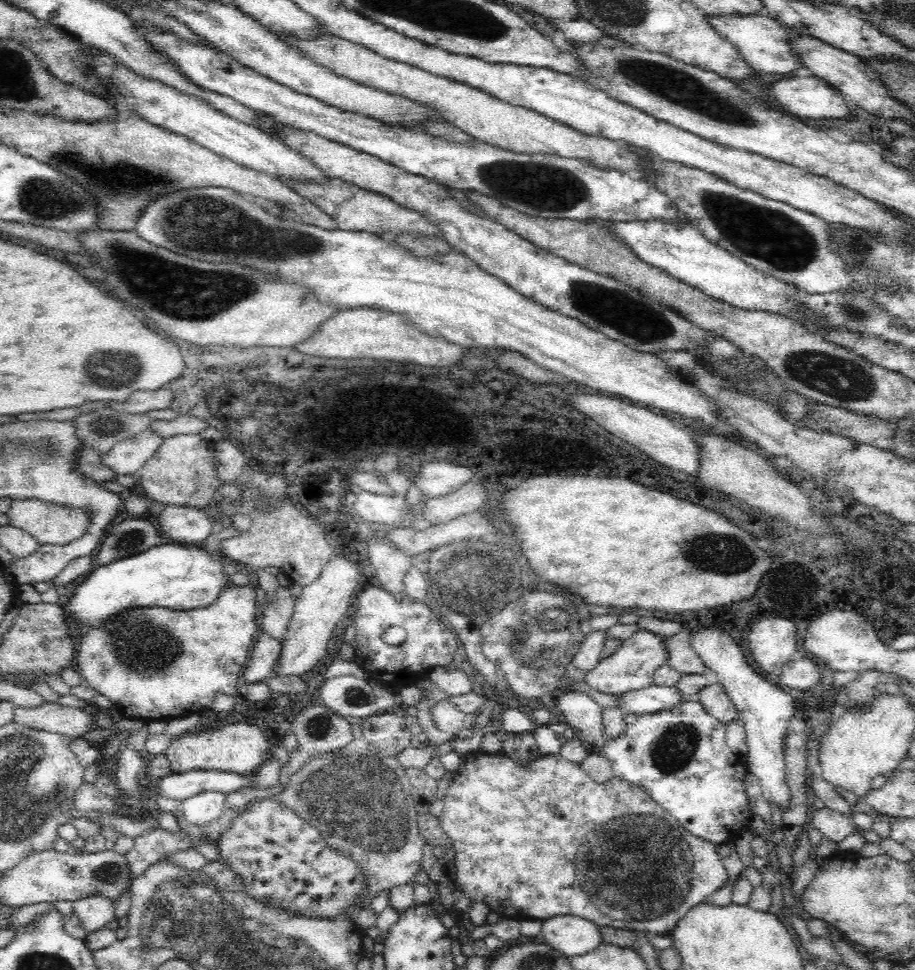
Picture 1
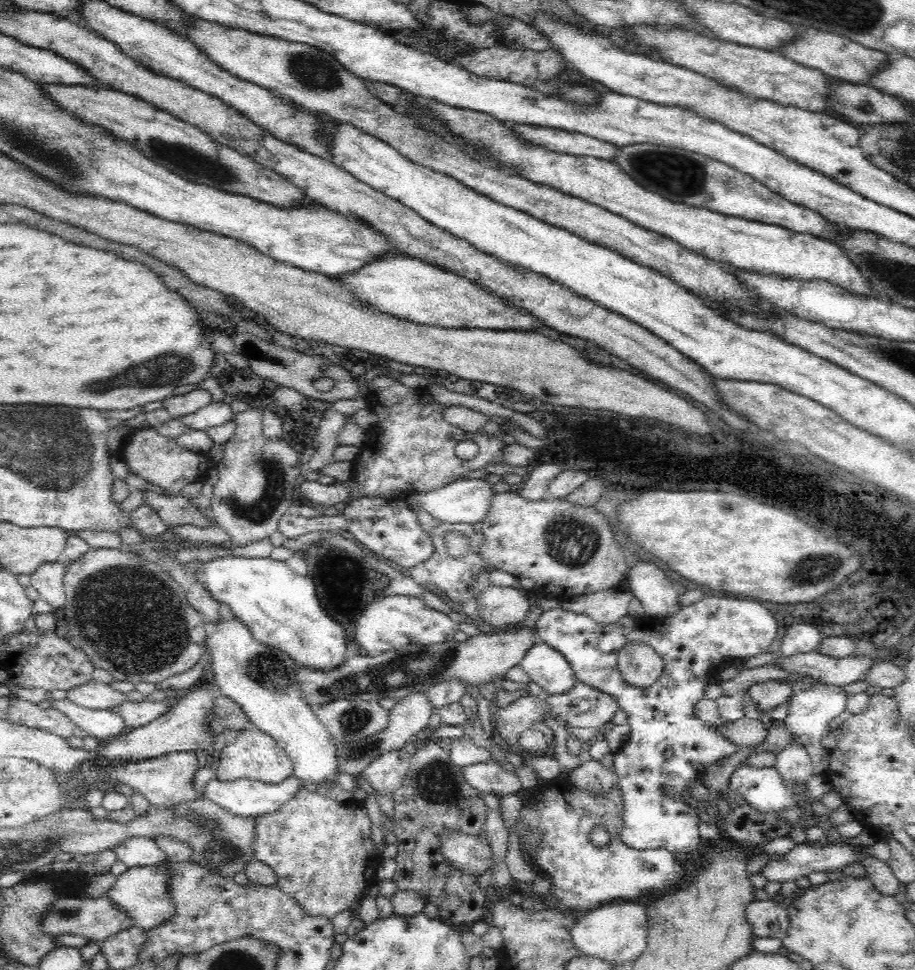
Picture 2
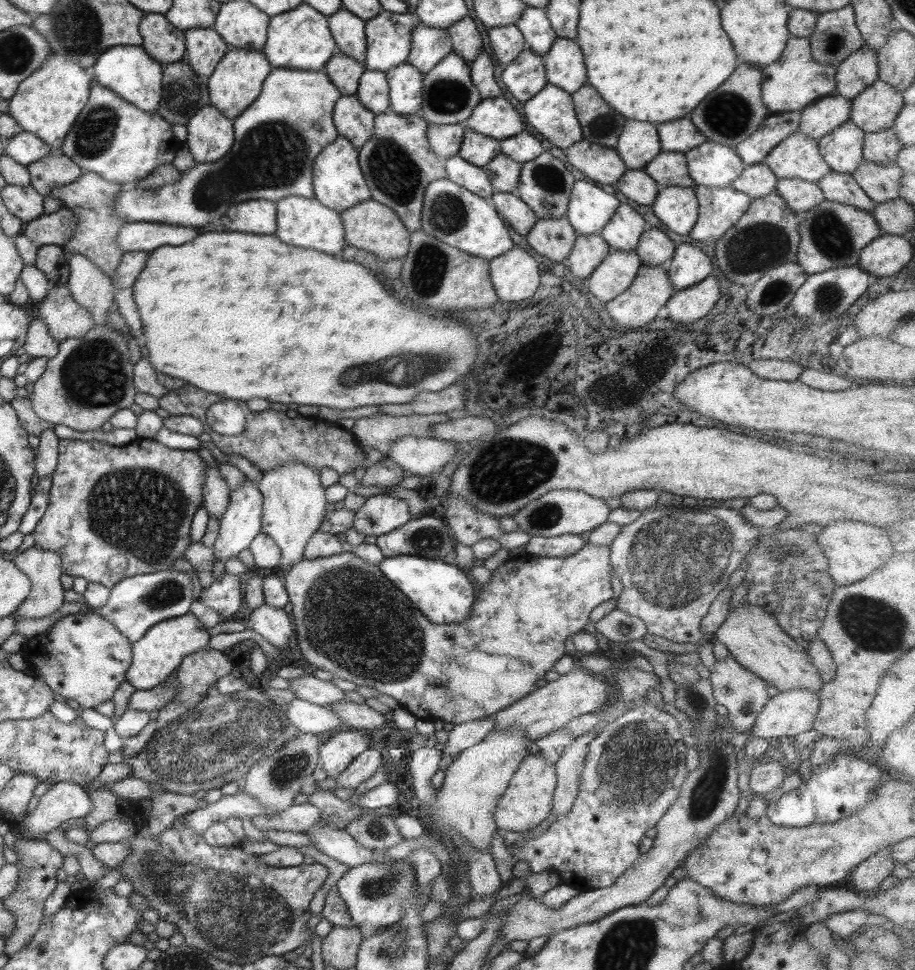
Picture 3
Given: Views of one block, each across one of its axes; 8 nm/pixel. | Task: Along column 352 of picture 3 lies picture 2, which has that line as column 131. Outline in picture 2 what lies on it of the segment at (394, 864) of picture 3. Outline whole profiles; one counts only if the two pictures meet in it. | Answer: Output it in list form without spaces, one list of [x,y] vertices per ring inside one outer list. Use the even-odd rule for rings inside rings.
[[[127,867],[116,876],[115,882],[106,891],[106,897],[131,919],[134,928],[146,932],[175,916],[174,907],[168,900],[166,880],[168,875],[162,867]]]

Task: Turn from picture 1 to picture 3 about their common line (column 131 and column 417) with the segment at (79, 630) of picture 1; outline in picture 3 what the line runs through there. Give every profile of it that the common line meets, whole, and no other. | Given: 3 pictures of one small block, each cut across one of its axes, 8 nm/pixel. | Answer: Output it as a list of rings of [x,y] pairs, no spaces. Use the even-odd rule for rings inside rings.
[[[413,554],[383,557],[378,570],[401,593],[405,594],[415,608],[429,618],[433,624],[463,622],[469,616],[469,606],[473,604],[477,586],[469,575],[457,567],[451,560],[441,561],[431,558],[419,558]]]

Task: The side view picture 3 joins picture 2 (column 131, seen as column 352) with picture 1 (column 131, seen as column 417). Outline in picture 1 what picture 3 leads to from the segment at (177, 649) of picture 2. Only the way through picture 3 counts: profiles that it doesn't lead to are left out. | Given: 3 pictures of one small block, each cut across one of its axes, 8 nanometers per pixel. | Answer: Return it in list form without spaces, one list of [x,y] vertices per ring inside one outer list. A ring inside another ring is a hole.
[[[226,584],[214,602],[190,610],[166,608],[134,608],[122,612],[98,630],[87,630],[76,642],[77,670],[85,683],[108,698],[127,719],[168,722],[210,709],[218,692],[240,699],[243,687],[241,676],[251,656],[254,642],[261,634],[258,627],[258,586]]]

